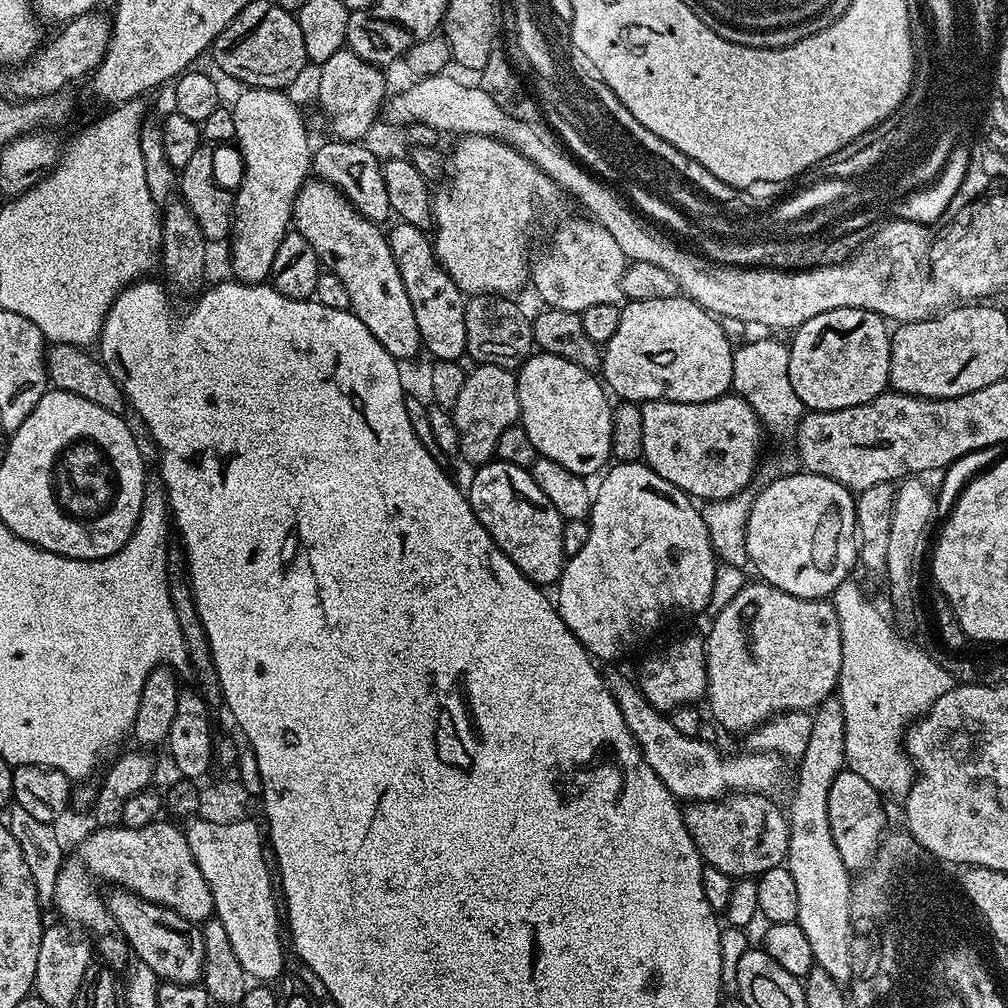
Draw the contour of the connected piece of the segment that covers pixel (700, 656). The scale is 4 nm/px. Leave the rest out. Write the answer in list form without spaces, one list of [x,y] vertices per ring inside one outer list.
[[[680,636],[665,648],[652,652],[640,664],[640,693],[657,712],[671,714],[685,706],[696,706],[705,699],[708,690],[708,649],[696,636]]]

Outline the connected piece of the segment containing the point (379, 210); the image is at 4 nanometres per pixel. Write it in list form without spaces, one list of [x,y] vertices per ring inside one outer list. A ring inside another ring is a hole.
[[[328,138],[328,141],[312,154],[312,168],[319,179],[326,180],[339,188],[344,197],[366,217],[367,220],[384,222],[387,216],[393,215],[390,206],[390,194],[386,192],[386,178],[382,160],[375,156],[363,142],[354,140],[338,140]]]

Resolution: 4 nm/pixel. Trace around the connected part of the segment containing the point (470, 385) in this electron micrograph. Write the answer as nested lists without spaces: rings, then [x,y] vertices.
[[[476,364],[465,375],[458,402],[450,411],[454,426],[458,426],[460,439],[459,455],[465,456],[472,466],[487,464],[493,459],[498,446],[498,438],[507,428],[513,427],[520,419],[518,394],[516,393],[516,372],[499,368],[493,364]]]

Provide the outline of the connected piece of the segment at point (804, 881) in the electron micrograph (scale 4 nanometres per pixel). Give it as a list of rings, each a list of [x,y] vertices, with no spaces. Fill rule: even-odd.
[[[829,698],[815,711],[812,719],[809,745],[800,757],[800,768],[796,780],[796,790],[790,806],[786,812],[789,828],[791,830],[788,843],[788,859],[786,867],[798,891],[798,914],[796,922],[802,926],[806,938],[810,940],[810,948],[814,951],[816,963],[819,968],[826,970],[836,982],[842,986],[849,985],[851,978],[851,938],[852,922],[847,909],[848,885],[847,879],[851,873],[838,852],[838,847],[832,838],[830,820],[828,816],[828,794],[833,781],[843,770],[845,765],[845,718],[839,699]]]

